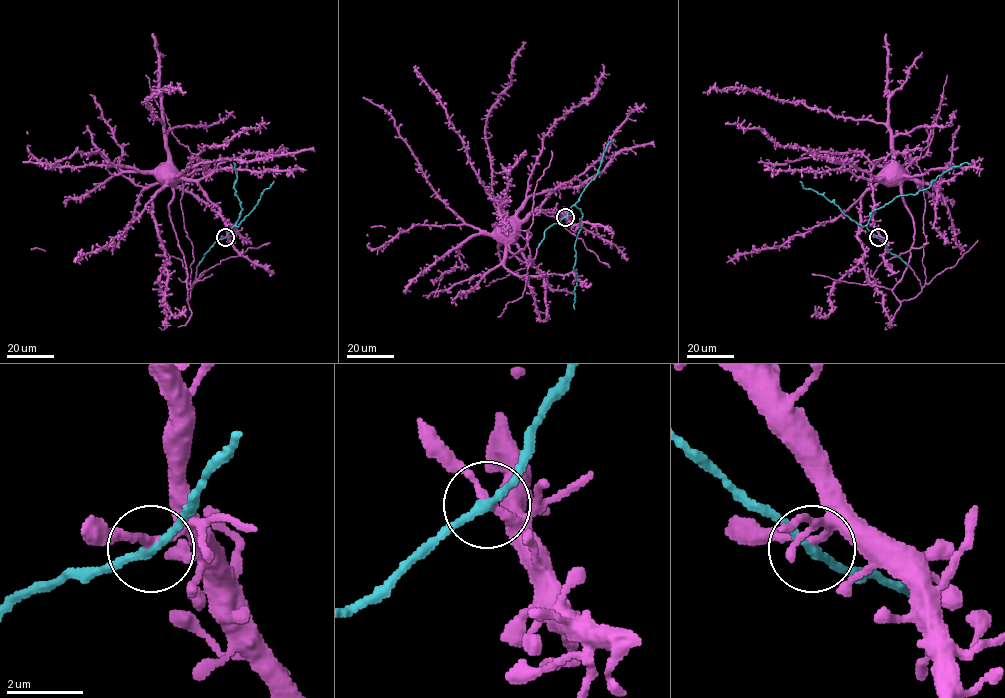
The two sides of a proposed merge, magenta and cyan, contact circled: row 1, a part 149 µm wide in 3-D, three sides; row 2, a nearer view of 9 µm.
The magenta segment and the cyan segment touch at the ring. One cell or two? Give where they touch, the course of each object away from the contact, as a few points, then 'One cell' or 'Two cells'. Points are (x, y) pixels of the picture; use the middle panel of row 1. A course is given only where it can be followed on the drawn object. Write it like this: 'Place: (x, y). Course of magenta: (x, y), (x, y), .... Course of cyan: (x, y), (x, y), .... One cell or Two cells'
Place: (565, 217). Course of magenta: (565, 217), (564, 212), (537, 210), (506, 225). Course of cyan: (565, 217), (573, 205), (583, 214), (574, 247), (574, 309). One cell

